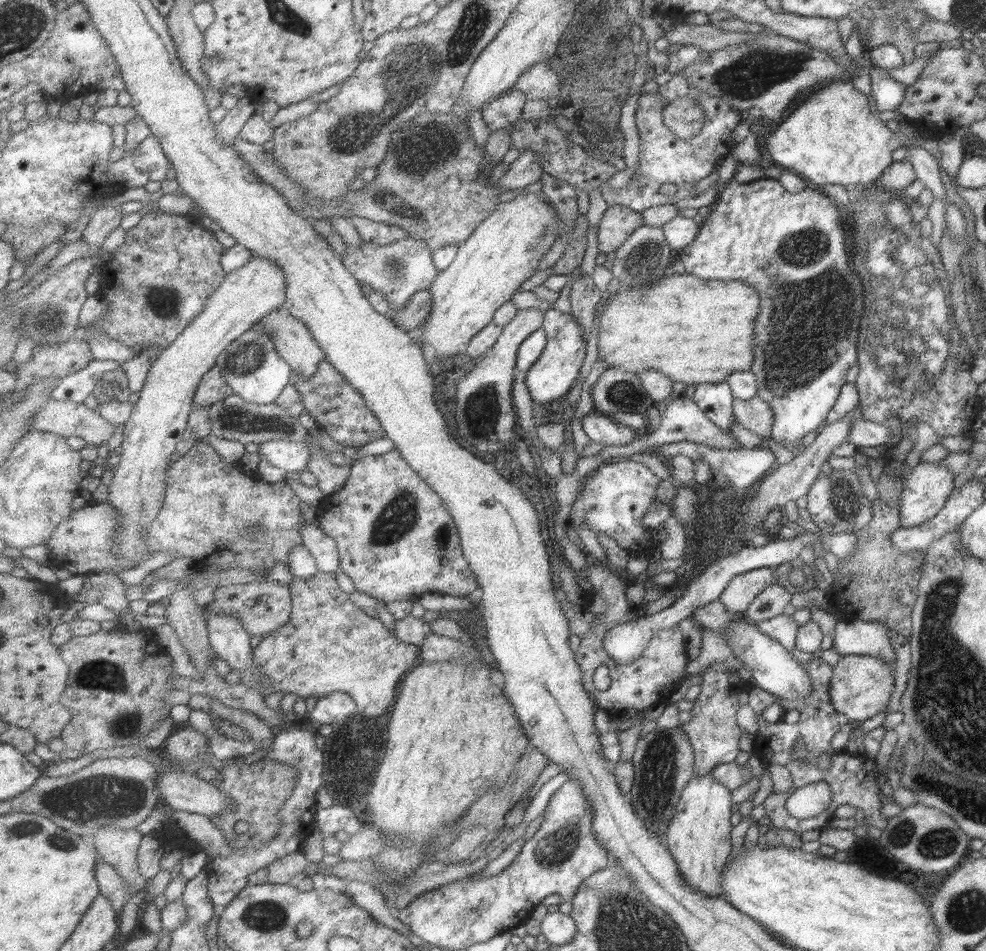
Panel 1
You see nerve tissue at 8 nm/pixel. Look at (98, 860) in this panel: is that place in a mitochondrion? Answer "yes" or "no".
no

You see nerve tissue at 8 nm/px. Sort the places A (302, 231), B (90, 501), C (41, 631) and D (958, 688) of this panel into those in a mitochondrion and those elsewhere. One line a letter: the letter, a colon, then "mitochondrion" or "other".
A: other
B: other
C: other
D: mitochondrion

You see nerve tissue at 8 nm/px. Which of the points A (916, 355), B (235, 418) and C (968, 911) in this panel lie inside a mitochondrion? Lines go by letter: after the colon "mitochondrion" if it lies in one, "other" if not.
A: mitochondrion
B: mitochondrion
C: mitochondrion

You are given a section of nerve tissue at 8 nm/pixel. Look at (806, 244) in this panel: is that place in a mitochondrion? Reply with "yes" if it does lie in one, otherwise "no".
yes

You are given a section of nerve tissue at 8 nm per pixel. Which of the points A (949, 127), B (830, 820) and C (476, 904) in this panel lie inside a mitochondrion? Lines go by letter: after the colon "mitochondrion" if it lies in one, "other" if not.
A: other
B: other
C: mitochondrion

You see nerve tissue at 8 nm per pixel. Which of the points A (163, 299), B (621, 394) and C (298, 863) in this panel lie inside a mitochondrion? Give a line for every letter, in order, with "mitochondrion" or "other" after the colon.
A: mitochondrion
B: mitochondrion
C: other

